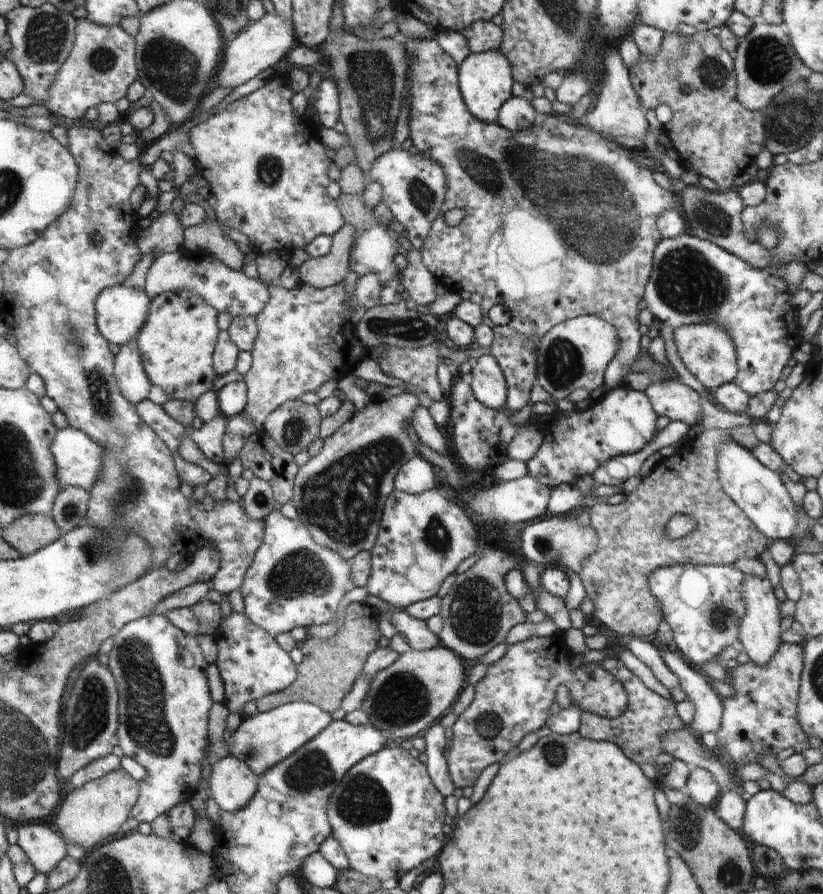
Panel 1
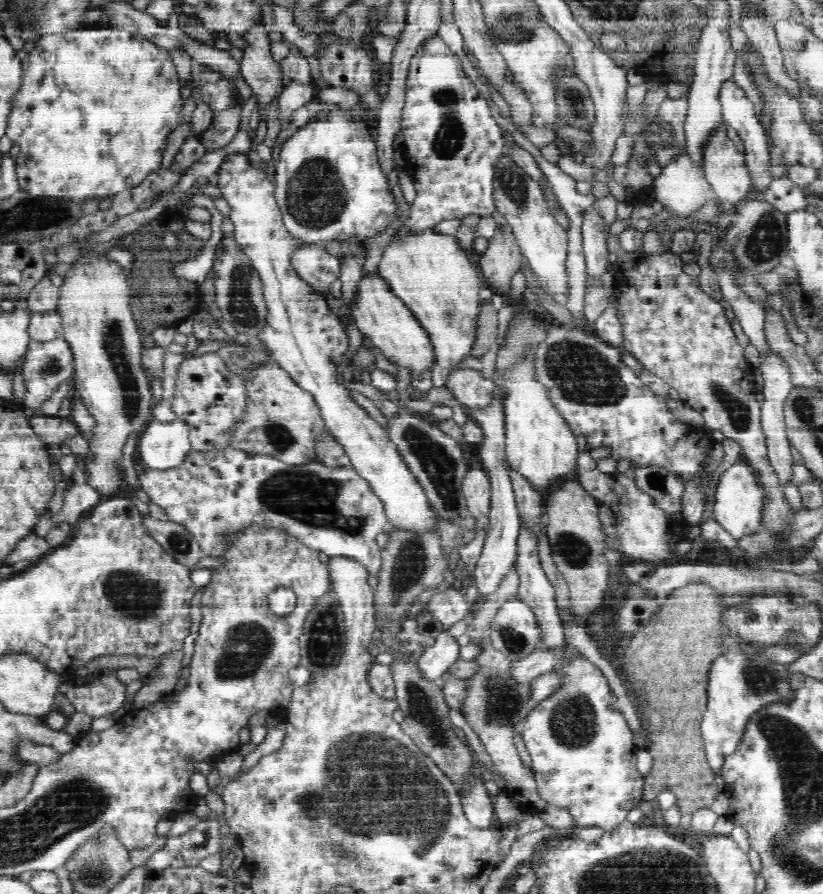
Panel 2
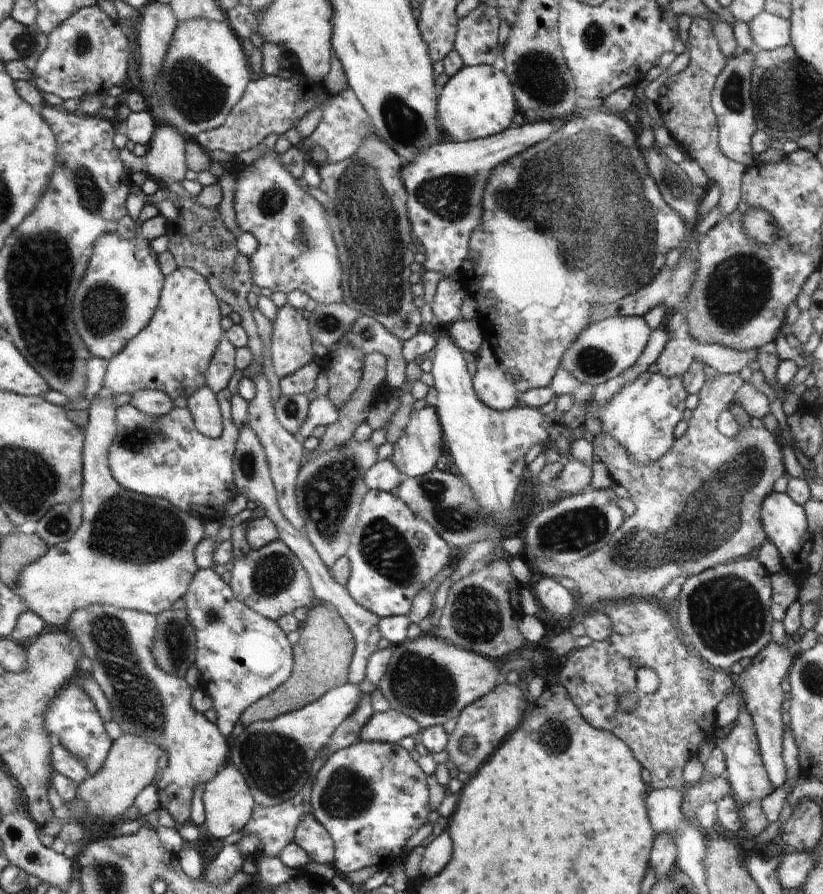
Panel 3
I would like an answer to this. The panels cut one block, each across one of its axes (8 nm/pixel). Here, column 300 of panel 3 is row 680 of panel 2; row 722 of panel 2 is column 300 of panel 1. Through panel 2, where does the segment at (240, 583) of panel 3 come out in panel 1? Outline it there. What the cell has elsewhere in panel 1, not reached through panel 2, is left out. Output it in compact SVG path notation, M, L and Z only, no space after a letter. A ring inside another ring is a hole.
M273 509L268 513L268 516L263 520L264 528L266 529L263 532L263 544L259 548L258 552L256 552L254 562L251 564L251 568L247 572L247 578L244 581L243 587L241 588L241 592L244 595L245 603L247 609L245 612L248 615L248 618L260 628L264 629L264 632L267 632L272 638L276 638L278 635L282 635L284 633L290 633L293 628L296 626L302 626L302 628L308 629L312 624L319 624L322 626L326 624L326 622L330 622L334 615L336 615L336 610L338 610L338 604L342 600L342 597L346 592L354 588L353 584L353 570L351 560L345 559L340 556L339 552L336 552L334 549L325 547L320 543L317 543L315 538L312 536L312 532L304 526L300 521L293 520L287 517L284 517L279 510Z

